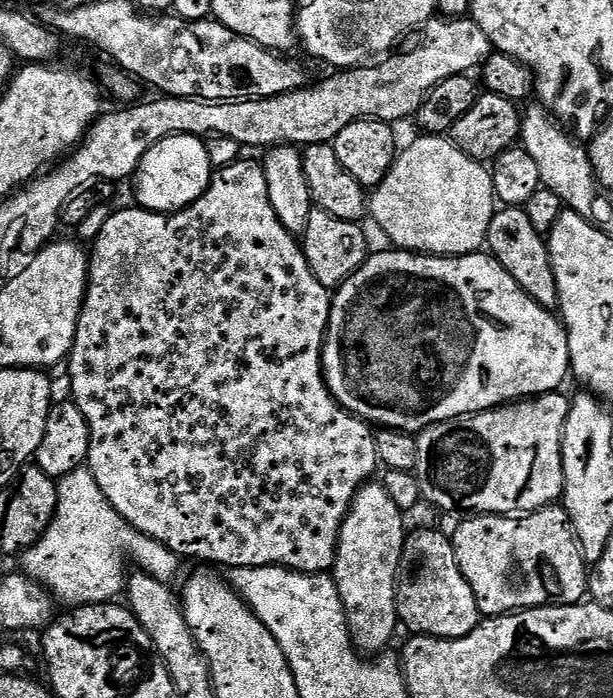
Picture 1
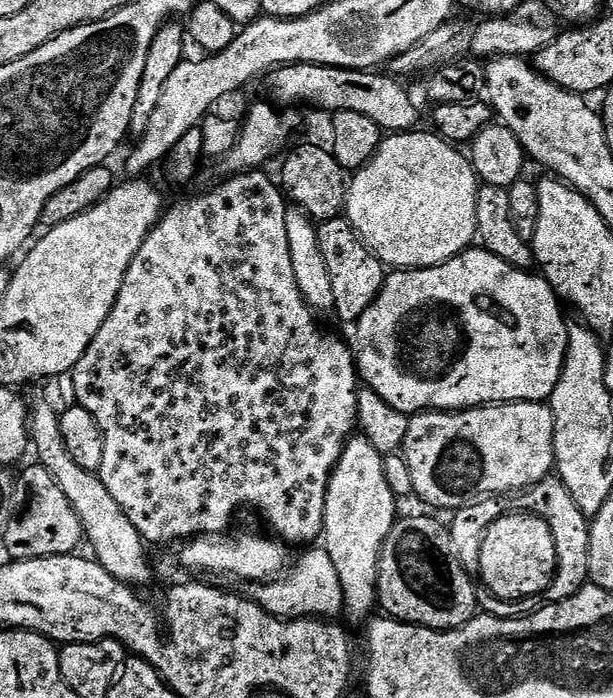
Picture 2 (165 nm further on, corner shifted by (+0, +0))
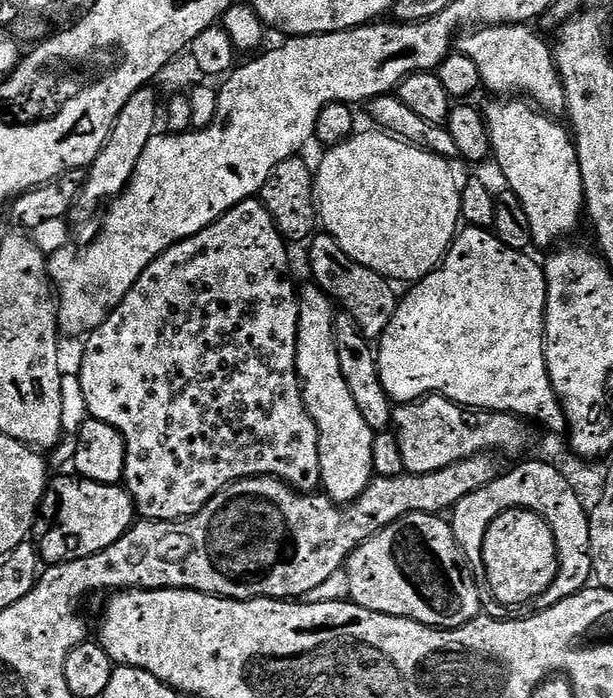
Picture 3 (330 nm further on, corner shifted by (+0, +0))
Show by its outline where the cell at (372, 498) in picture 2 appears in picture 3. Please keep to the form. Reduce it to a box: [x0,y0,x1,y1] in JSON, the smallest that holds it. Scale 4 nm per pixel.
[296,282,376,506]

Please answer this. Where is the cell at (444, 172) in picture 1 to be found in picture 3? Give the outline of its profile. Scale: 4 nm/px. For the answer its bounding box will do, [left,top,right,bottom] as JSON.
[314,131,462,282]

